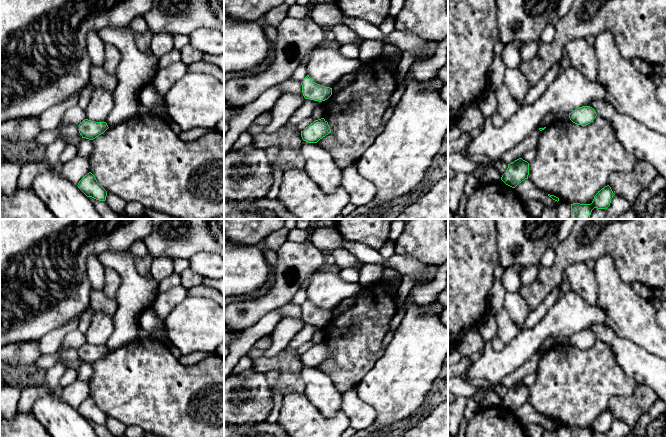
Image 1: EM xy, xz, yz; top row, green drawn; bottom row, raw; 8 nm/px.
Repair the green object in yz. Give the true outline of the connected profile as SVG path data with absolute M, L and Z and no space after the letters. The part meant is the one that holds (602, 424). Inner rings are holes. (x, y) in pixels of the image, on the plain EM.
M607 409L598 415L591 428L571 428L571 437L591 437L594 432L606 434L610 430L614 419L611 411Z

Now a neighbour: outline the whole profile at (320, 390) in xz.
M302 363L301 376L305 383L306 396L321 413L331 418L342 410L342 394L326 373Z

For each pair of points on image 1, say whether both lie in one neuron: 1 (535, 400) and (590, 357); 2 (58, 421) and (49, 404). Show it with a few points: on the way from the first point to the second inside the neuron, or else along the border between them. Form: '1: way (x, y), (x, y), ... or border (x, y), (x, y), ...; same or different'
1: way (549, 396), (576, 371); same
2: way (57, 417), (49, 408); same

